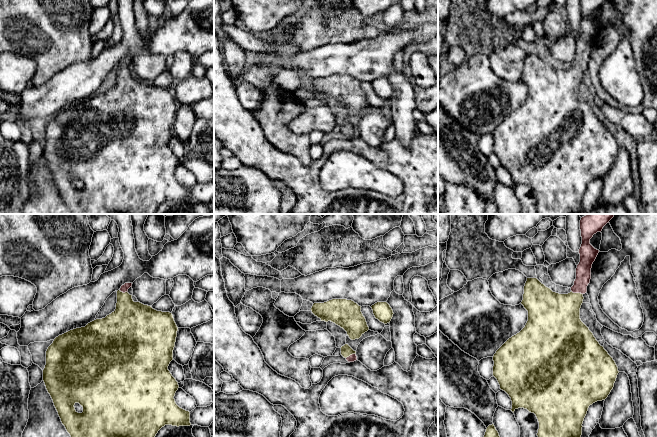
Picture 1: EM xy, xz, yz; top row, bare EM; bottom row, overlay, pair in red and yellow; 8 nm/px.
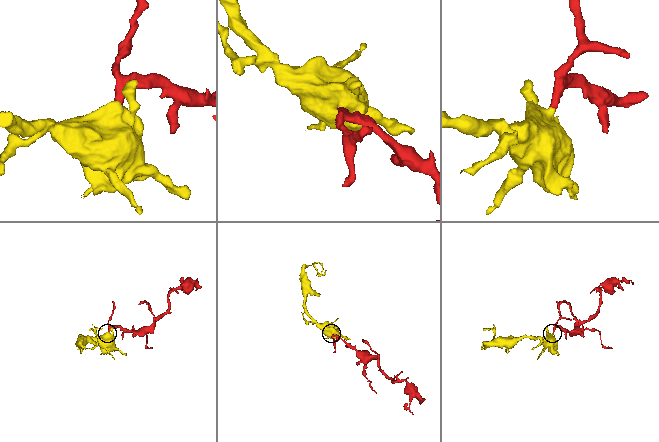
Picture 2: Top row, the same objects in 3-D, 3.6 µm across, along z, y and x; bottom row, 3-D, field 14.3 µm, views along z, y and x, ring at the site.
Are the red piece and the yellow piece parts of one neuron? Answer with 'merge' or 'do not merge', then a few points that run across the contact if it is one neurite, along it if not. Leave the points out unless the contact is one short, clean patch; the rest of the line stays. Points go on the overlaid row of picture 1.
merge; line yz (583, 271), (583, 278), (577, 292), (575, 298), (557, 316)

